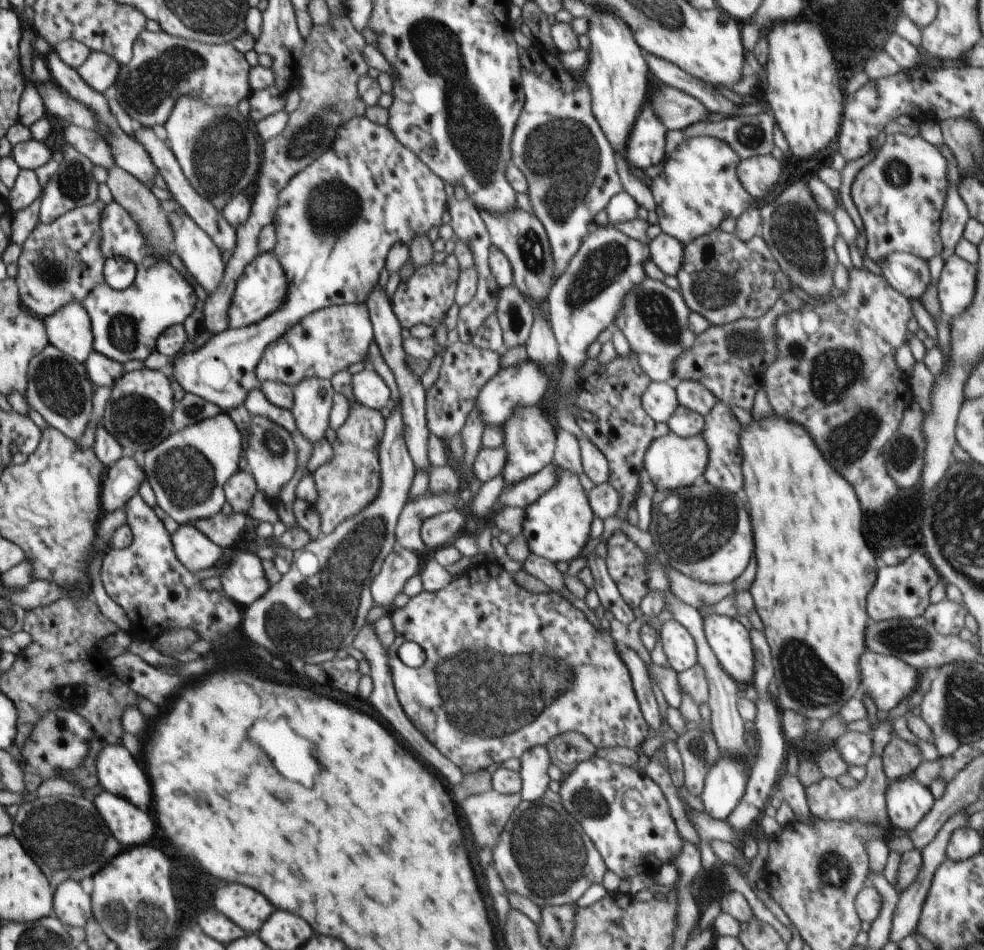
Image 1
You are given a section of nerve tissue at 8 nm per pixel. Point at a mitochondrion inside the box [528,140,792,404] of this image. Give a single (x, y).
(600, 268)

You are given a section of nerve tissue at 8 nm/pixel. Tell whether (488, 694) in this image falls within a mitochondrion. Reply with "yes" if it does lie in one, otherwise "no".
yes

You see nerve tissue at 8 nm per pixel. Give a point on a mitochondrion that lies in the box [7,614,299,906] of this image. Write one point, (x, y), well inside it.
(76, 852)

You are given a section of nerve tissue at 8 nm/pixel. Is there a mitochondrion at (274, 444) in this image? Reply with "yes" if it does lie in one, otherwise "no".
yes

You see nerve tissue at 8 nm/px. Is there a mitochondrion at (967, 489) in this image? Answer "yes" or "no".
yes

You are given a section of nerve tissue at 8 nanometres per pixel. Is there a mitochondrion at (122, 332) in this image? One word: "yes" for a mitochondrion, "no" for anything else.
yes

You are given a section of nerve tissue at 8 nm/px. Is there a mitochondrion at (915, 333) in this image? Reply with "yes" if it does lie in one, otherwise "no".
no

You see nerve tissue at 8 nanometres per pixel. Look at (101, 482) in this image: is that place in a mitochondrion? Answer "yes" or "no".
no

